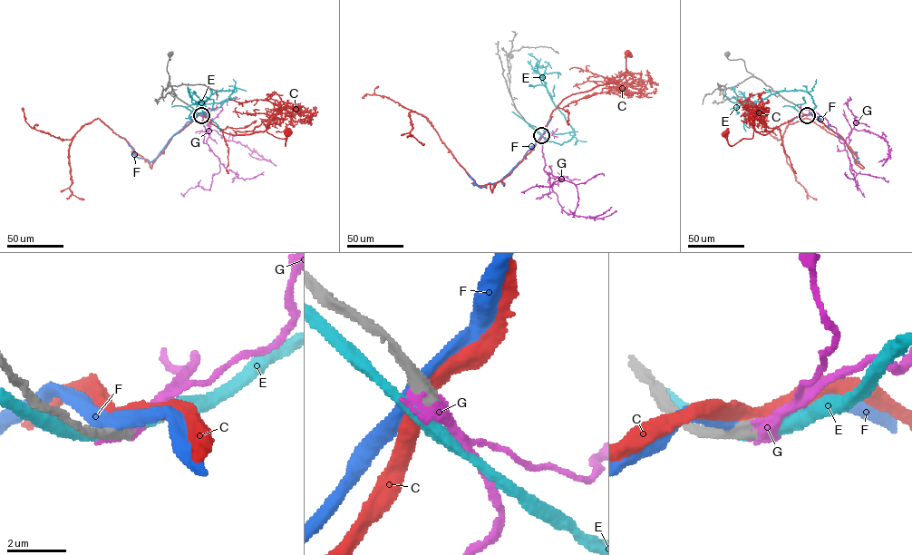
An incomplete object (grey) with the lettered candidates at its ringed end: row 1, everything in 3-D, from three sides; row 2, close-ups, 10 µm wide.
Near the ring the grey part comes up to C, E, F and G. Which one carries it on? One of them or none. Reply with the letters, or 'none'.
G

